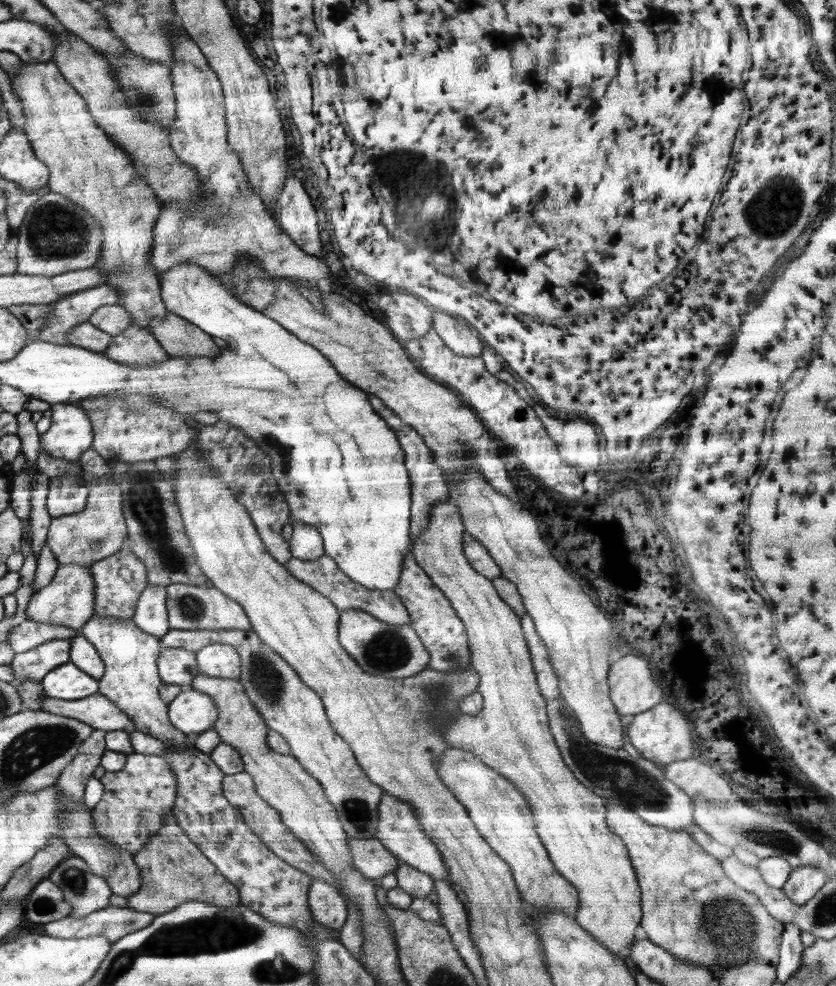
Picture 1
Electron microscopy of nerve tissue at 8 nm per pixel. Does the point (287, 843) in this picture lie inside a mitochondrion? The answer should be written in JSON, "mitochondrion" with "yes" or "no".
{"mitochondrion":"yes"}

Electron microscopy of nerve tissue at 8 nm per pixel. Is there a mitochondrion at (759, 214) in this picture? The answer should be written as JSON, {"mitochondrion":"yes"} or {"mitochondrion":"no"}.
{"mitochondrion":"yes"}

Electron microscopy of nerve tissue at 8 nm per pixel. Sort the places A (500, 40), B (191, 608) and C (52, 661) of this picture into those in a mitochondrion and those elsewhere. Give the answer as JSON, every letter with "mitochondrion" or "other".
{"A":"other","B":"mitochondrion","C":"other"}

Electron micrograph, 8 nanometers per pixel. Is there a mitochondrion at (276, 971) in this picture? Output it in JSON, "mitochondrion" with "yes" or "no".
{"mitochondrion":"yes"}

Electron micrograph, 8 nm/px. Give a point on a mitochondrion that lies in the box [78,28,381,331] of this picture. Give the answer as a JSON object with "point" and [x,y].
{"point":[152,101]}

